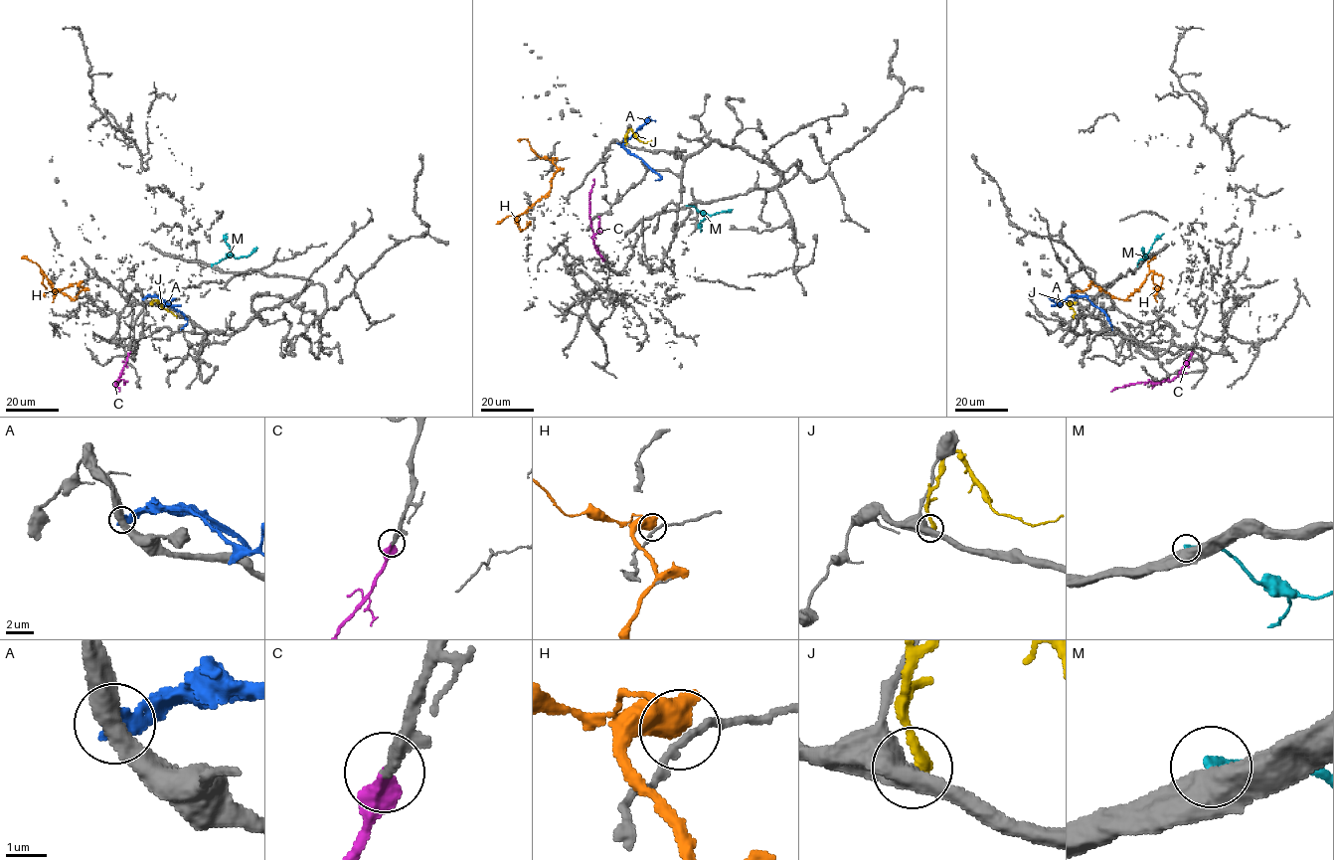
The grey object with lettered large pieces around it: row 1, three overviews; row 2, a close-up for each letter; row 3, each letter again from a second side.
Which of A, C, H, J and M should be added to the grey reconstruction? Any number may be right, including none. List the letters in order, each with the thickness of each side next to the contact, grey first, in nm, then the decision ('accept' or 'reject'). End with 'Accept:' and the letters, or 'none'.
A: calibres 440 and 360 nm; reject
C: calibres 280 and 440 nm; accept
H: calibres 200 and 650 nm; reject
J: calibres 600 and 400 nm; reject
M: calibres 600 and 320 nm; reject
Accept: C

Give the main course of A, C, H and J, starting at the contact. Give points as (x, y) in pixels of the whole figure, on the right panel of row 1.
A: (1075, 298), (1085, 296), (1107, 316), (1112, 330)
C: (1192, 352), (1187, 363), (1171, 380), (1125, 384), (1110, 391)
H: (1092, 282), (1113, 296), (1125, 300), (1154, 271), (1163, 277), (1156, 293), (1157, 302)
J: (1076, 302), (1061, 300), (1075, 311), (1074, 318)

